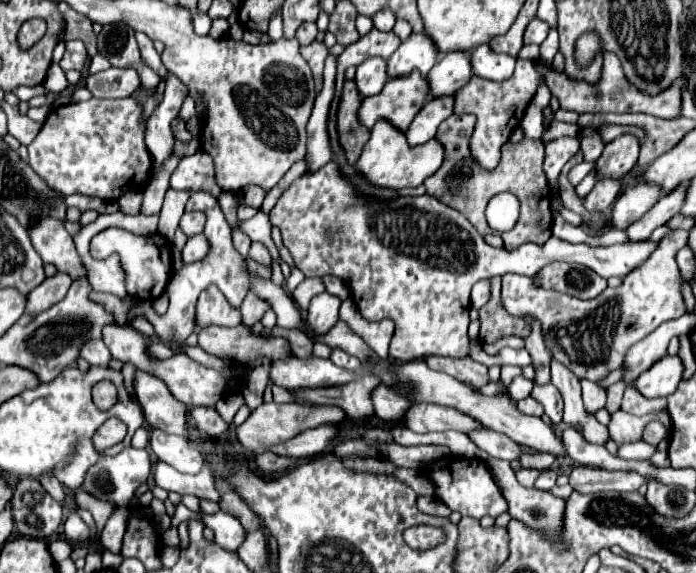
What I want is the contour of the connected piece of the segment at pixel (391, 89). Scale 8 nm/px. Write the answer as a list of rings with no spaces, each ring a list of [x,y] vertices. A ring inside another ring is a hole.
[[[412,71],[408,77],[390,79],[378,95],[366,97],[360,107],[360,123],[368,129],[384,117],[394,127],[406,131],[430,97],[430,83],[420,71]]]

